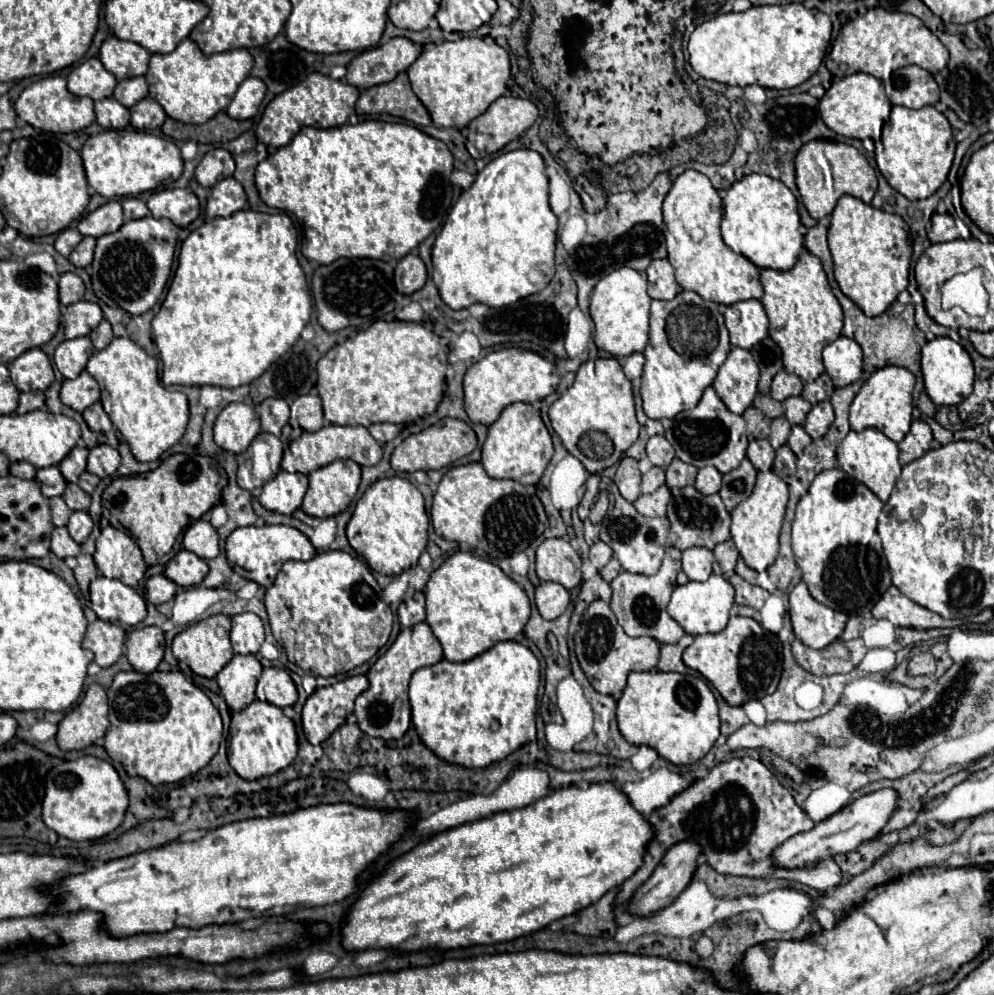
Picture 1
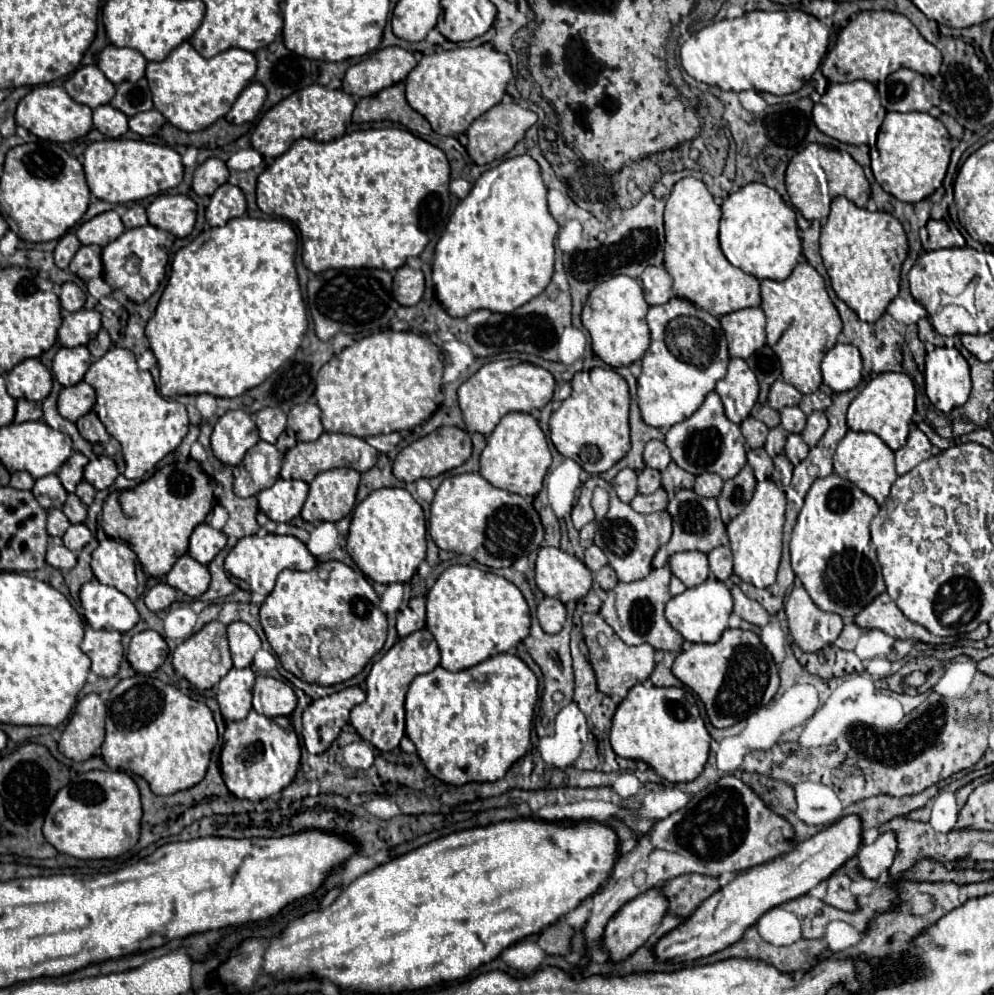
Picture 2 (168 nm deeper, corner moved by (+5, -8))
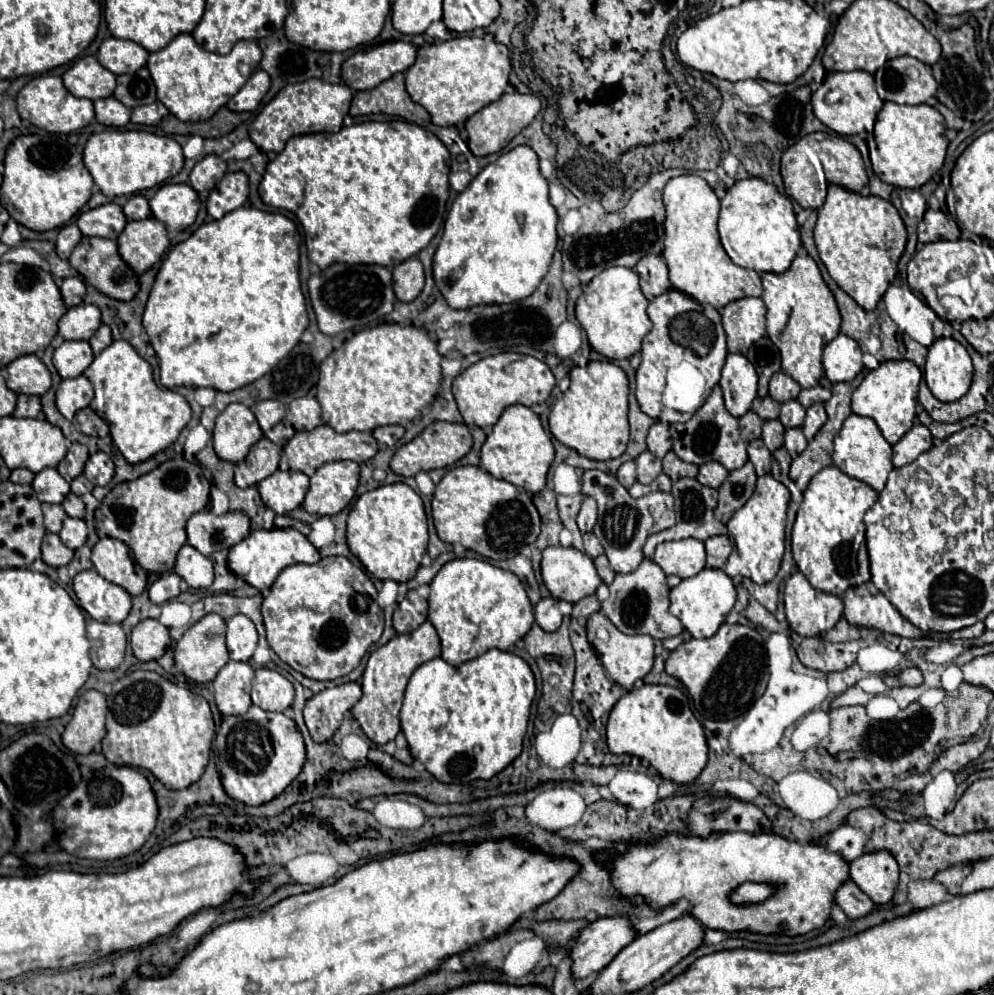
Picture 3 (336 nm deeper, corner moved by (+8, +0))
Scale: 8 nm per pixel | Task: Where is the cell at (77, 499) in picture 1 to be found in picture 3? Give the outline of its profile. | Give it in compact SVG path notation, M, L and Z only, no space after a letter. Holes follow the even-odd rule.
M70 493L66 499L64 499L64 503L62 503L62 507L66 509L66 513L70 515L70 517L84 517L84 503L82 503L82 499L78 497L78 495L74 495L74 493Z

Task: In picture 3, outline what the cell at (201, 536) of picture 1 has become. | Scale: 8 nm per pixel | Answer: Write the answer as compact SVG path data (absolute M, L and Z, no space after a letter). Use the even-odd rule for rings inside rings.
M198 511L186 525L188 543L202 555L212 555L220 549L230 549L250 533L250 517L244 511L228 511L214 515L212 511Z

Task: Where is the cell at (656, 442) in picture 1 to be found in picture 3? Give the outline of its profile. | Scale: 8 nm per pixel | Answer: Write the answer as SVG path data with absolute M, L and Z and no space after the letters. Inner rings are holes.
M656 421L650 431L648 431L648 449L656 457L664 457L672 449L672 439L670 439L670 427L666 423Z

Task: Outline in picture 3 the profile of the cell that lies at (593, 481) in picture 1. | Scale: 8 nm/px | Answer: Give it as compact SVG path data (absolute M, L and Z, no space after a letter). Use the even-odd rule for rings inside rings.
M586 471L582 477L582 489L586 495L594 497L598 503L598 523L594 525L594 535L602 541L610 567L616 573L630 573L632 569L636 569L644 559L642 547L646 543L646 537L656 531L664 531L676 523L674 497L670 493L654 491L644 499L638 499L636 503L636 499L628 495L626 487L622 487L614 475L608 475L604 471ZM650 499L652 499L652 507L650 507ZM636 505L638 505L638 511L636 511Z

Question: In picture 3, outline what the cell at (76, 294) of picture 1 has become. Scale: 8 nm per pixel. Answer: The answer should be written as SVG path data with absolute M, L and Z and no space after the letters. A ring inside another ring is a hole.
M68 277L68 279L62 281L60 291L62 291L62 297L64 297L66 307L74 307L74 305L80 305L82 303L82 299L86 295L86 285L78 277Z

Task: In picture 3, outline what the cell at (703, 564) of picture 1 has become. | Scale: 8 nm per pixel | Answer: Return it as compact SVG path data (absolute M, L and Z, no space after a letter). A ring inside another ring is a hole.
M692 537L680 541L664 541L656 547L654 561L666 575L678 575L680 579L694 577L706 565L704 543Z

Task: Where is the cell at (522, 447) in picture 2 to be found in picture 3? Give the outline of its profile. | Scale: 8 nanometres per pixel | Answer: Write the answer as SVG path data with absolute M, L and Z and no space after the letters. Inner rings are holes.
M510 405L482 445L482 463L492 477L504 479L516 487L526 489L528 493L538 493L546 487L546 475L554 461L554 445L548 433L544 431L538 415L526 405Z

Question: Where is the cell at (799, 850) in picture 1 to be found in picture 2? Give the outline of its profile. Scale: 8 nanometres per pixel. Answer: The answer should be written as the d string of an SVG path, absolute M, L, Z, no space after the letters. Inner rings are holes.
M845 815L833 825L817 831L813 837L795 843L789 851L775 859L751 867L747 873L735 877L731 883L711 895L689 919L687 925L675 927L671 933L661 937L655 945L659 961L693 961L699 957L713 955L733 943L769 909L791 901L799 895L809 893L815 885L831 877L843 863L853 859L861 847L863 821L855 815Z

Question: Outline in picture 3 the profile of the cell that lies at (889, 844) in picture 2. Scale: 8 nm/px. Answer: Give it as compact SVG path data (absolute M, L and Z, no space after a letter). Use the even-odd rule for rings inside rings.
M866 853L850 863L850 877L876 905L886 905L898 885L898 865L890 853Z

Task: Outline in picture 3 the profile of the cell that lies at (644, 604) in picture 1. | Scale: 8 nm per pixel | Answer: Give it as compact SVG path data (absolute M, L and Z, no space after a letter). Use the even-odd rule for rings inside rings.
M644 559L636 571L630 571L626 575L616 575L614 589L610 589L610 601L612 609L602 609L606 617L612 621L614 611L614 625L626 633L626 635L640 635L646 633L654 639L668 639L682 633L682 623L668 611L670 607L670 587L666 583L664 571L650 559Z

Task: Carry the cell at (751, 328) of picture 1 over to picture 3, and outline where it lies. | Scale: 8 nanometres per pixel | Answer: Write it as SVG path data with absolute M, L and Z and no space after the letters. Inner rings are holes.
M744 297L720 309L722 325L728 335L728 351L742 353L766 333L766 305L760 297Z

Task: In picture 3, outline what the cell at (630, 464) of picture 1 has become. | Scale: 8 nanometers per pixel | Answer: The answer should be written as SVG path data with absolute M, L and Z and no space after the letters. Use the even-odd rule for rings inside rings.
M626 461L626 463L618 469L616 477L618 477L618 481L628 489L632 483L636 483L636 463L634 463L634 461Z

